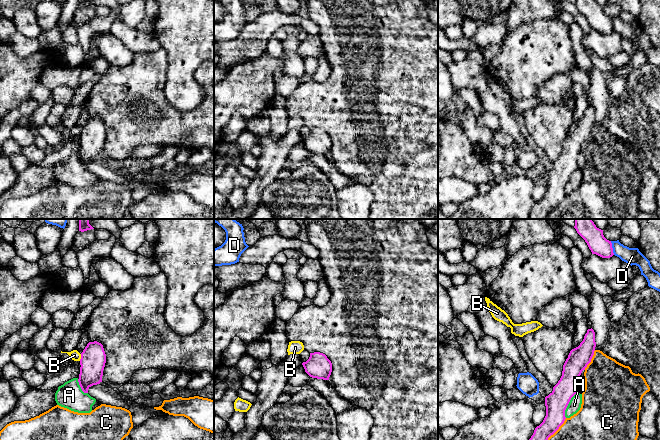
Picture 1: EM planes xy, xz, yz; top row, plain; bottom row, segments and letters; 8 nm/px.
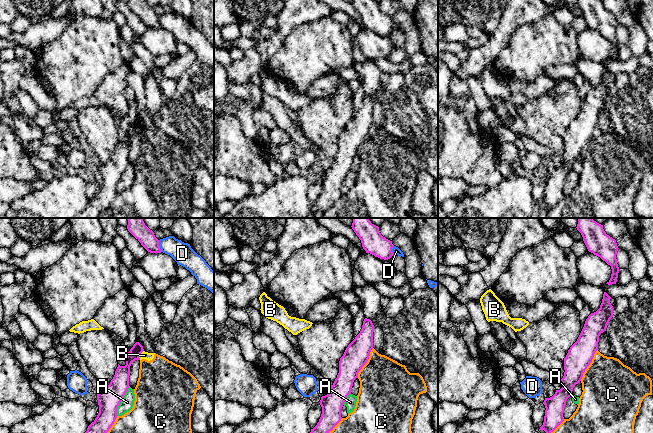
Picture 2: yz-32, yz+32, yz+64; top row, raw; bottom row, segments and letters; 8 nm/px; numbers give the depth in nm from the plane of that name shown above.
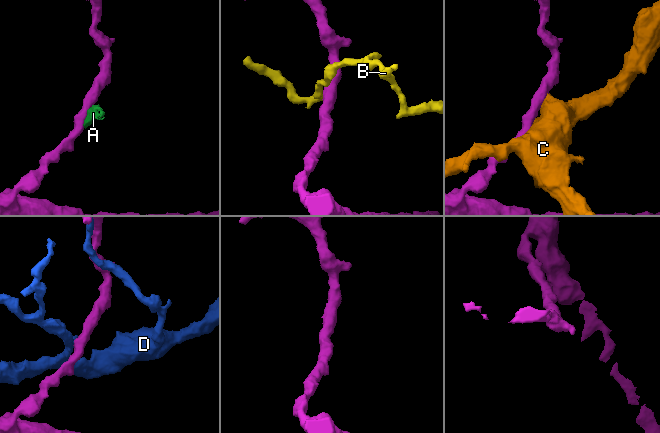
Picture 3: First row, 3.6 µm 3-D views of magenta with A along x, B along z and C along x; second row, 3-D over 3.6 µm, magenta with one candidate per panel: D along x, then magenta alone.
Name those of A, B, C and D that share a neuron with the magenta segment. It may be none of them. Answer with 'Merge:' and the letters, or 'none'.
Merge: none

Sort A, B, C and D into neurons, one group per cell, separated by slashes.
A / B / C / D

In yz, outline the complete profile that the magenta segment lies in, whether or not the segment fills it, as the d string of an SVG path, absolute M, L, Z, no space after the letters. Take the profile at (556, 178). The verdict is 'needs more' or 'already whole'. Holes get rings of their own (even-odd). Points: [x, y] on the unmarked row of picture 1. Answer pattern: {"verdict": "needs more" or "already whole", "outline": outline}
{"verdict": "already whole", "outline": "M588 105L580 121L572 125L563 141L562 152L558 159L553 163L553 167L545 173L546 192L543 198L537 202L528 219L546 219L548 214L553 211L564 199L565 186L571 174L577 169L577 158L582 147L591 138L596 123L595 108Z"}

